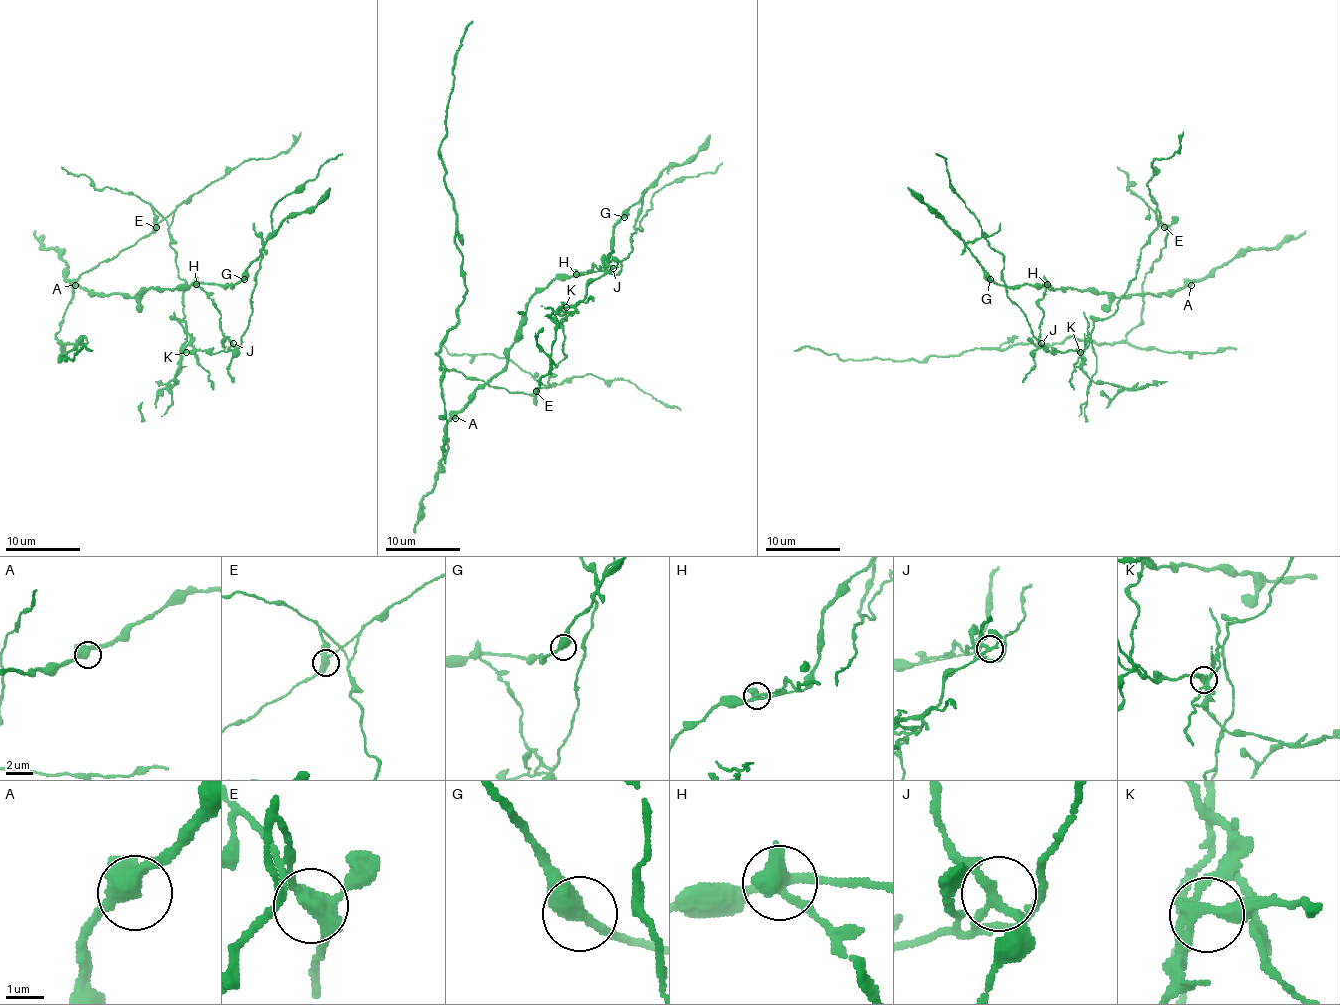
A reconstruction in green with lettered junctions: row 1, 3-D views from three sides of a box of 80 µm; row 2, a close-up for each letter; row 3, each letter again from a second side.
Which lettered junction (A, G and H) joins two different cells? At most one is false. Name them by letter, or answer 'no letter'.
H

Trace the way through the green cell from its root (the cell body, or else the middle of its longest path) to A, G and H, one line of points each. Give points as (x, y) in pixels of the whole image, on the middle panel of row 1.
A: (556, 367), (566, 356), (562, 324), (609, 266), (541, 288), (507, 363), (455, 418)
G: (556, 367), (566, 356), (562, 324), (586, 284), (611, 268), (577, 271), (603, 268), (624, 217)
H: (556, 367), (566, 356), (562, 324), (584, 298), (586, 284), (611, 268), (594, 266), (577, 273)

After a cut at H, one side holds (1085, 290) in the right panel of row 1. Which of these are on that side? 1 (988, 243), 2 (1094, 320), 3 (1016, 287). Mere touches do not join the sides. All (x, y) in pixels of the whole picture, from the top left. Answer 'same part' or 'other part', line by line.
1: other part
2: other part
3: same part

